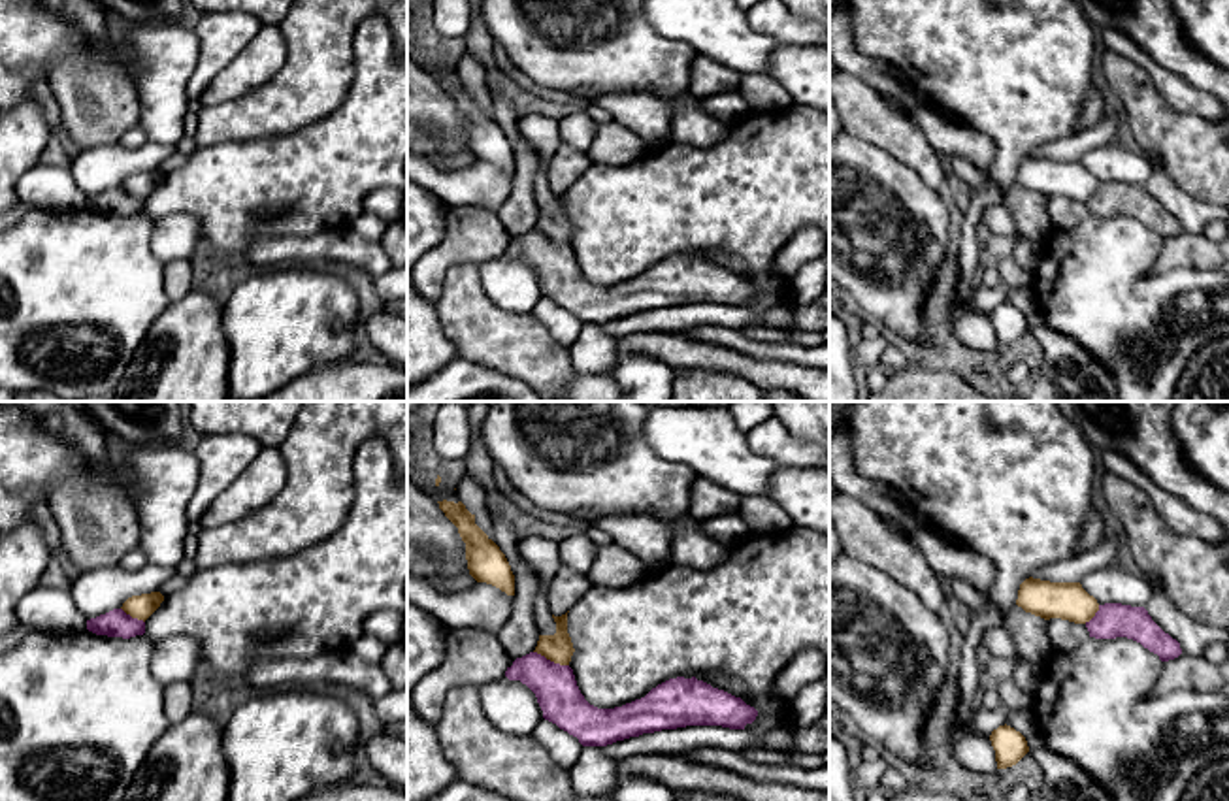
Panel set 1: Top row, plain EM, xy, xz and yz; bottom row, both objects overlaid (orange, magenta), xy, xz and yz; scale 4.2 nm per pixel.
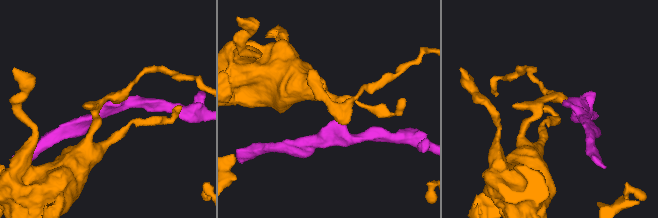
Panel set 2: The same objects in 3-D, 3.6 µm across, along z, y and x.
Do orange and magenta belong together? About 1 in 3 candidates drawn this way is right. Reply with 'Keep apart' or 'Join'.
Keep apart

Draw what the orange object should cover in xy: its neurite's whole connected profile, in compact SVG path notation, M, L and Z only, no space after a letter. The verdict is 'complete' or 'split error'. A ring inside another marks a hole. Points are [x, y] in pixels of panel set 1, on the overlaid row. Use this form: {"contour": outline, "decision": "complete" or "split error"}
{"contour": "M160 592L132 596L123 603L123 611L138 620L147 620L164 601Z", "decision": "complete"}

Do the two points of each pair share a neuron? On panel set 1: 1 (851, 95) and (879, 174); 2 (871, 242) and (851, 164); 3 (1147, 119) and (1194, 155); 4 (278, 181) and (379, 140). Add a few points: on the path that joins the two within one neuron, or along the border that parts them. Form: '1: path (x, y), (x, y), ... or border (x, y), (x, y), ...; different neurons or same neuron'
1: border (849, 132), (888, 151), (905, 166); different neurons
2: path (866, 223), (854, 212), (851, 183); same neuron
3: path (1158, 129), (1182, 144); same neuron
4: path (302, 174), (321, 174), (355, 149); same neuron

